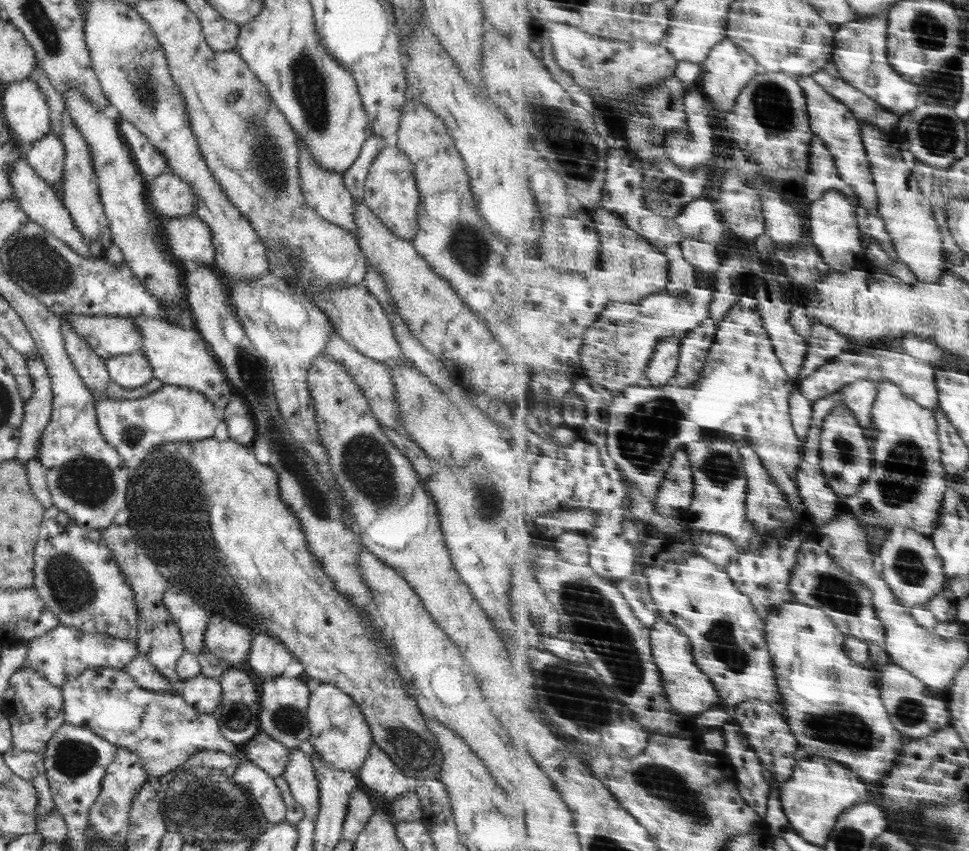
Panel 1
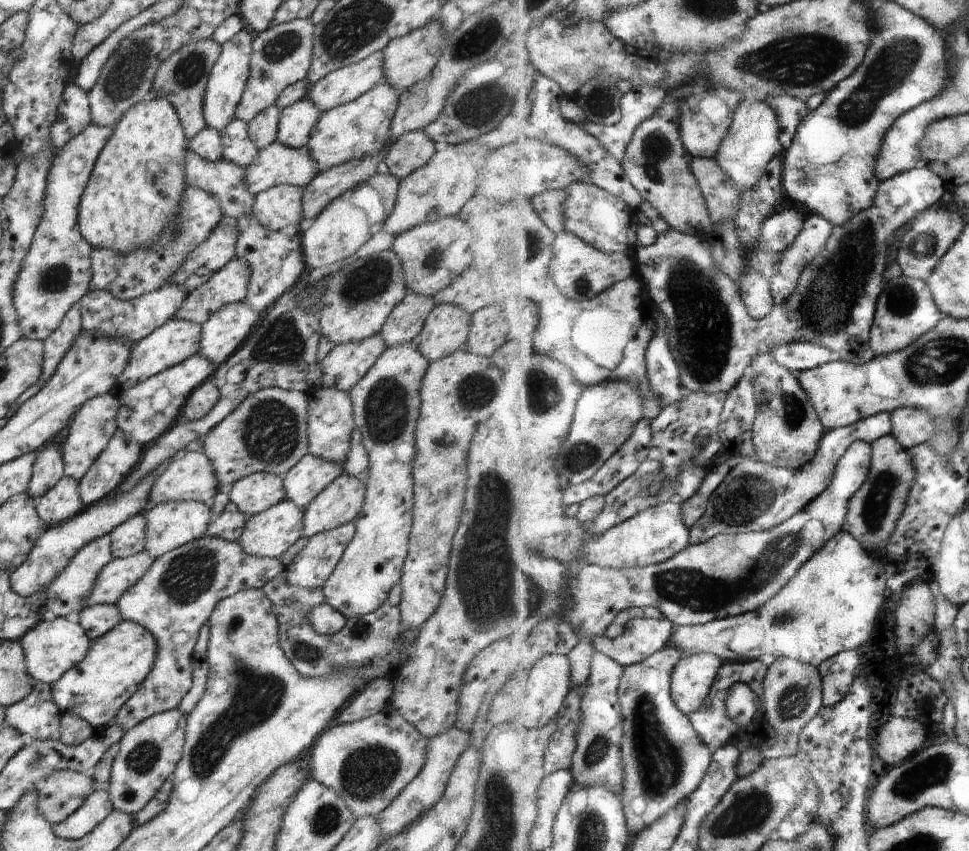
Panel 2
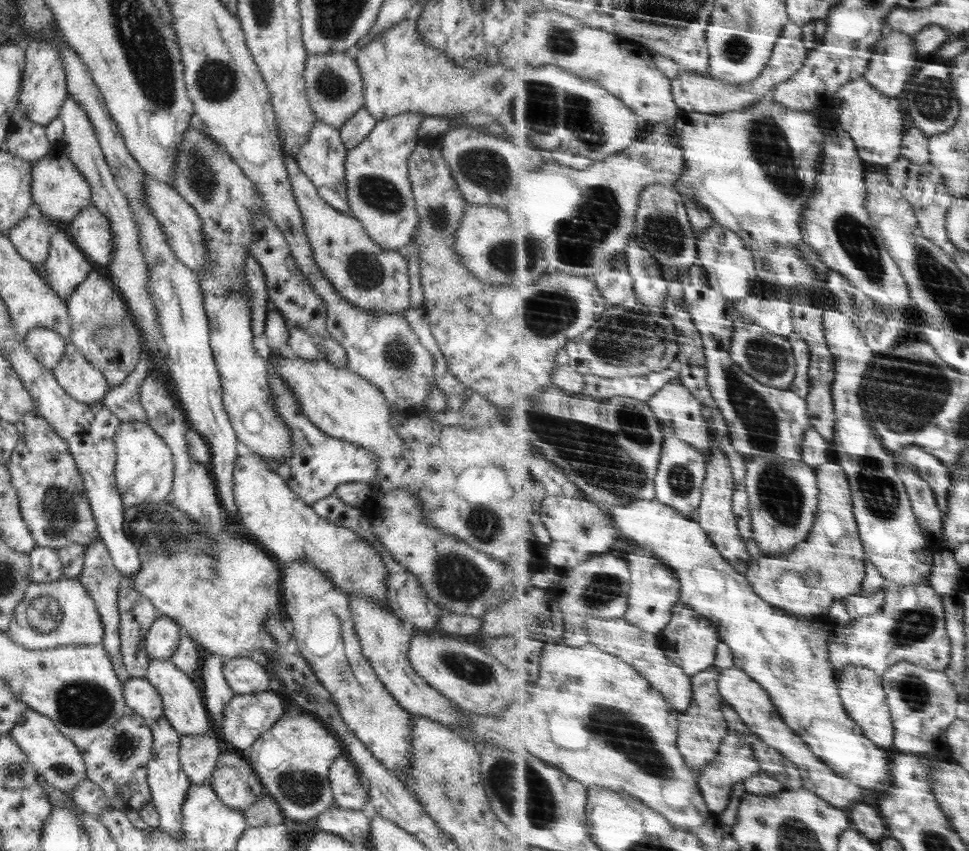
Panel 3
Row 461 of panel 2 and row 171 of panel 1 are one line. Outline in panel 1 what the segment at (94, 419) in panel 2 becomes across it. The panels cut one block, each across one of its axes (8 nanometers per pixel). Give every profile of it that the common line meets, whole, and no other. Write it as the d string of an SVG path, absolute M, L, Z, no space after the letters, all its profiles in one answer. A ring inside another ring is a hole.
M67 109L59 113L59 124L61 124L61 143L64 148L64 160L61 177L61 200L63 207L69 211L73 225L77 227L77 232L83 235L83 241L87 243L89 251L95 258L103 259L109 245L110 232L103 213L103 205L99 201L97 194L97 183L95 173L93 173L92 160L89 157L89 145L83 140L81 132L77 131L73 119L69 118Z

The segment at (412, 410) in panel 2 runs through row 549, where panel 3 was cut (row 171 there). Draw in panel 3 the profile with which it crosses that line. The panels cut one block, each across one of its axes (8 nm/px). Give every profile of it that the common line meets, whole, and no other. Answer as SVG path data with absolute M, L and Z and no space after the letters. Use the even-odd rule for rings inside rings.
M403 112L403 114L387 119L376 120L367 136L364 136L357 146L346 149L345 152L345 194L347 195L347 207L349 207L346 214L359 220L365 233L382 249L396 250L403 244L408 244L416 232L418 216L414 209L406 163L414 146L419 143L417 127L419 127L421 118L421 114Z

